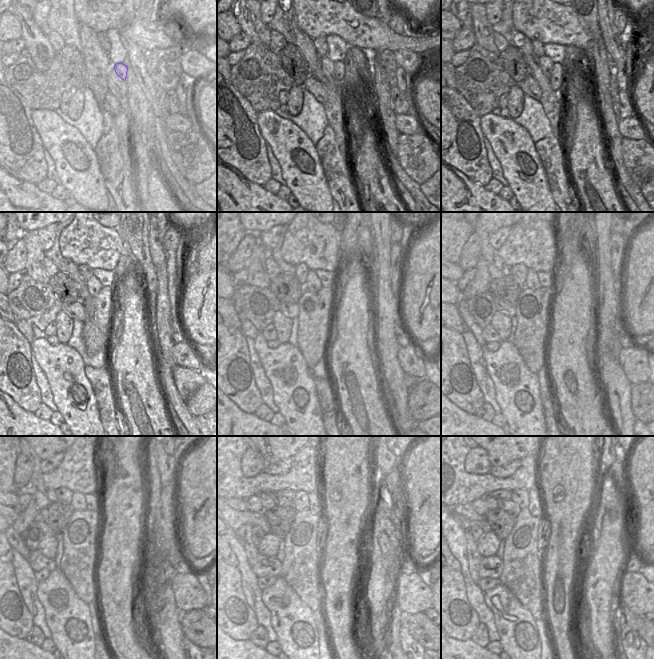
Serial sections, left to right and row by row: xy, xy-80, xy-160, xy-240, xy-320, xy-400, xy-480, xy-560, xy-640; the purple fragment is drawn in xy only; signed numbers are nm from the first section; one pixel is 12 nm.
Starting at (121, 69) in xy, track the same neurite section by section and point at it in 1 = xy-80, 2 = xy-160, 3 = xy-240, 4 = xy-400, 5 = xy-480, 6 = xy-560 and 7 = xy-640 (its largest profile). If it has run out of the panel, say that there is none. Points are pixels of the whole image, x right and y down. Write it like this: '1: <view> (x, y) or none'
1: xy-80 (338, 65)
2: xy-160 (557, 79)
3: xy-240 (102, 305)
4: xy-400 (533, 306)
5: xy-480 (81, 535)
6: xy-560 (300, 568)
7: xy-640 (522, 559)

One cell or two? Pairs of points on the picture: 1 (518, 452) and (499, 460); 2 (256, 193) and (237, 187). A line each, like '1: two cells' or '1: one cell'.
1: one cell
2: one cell

